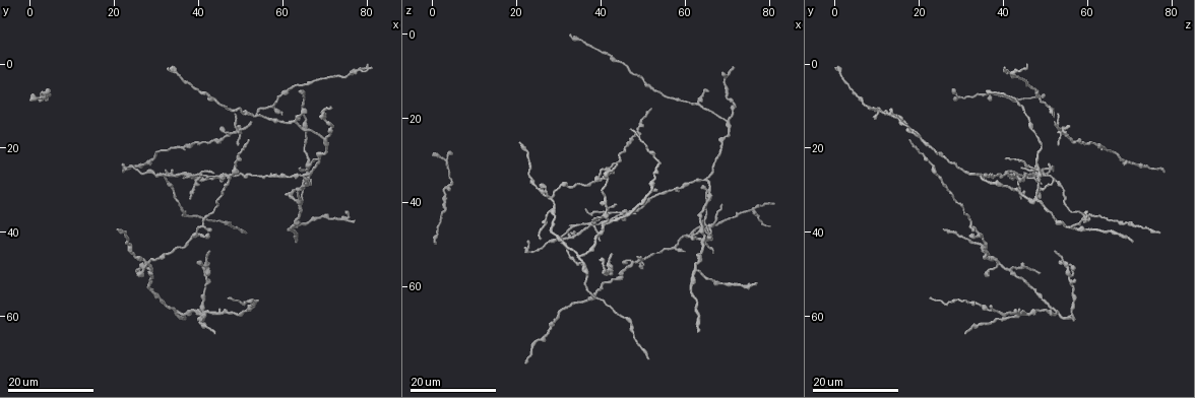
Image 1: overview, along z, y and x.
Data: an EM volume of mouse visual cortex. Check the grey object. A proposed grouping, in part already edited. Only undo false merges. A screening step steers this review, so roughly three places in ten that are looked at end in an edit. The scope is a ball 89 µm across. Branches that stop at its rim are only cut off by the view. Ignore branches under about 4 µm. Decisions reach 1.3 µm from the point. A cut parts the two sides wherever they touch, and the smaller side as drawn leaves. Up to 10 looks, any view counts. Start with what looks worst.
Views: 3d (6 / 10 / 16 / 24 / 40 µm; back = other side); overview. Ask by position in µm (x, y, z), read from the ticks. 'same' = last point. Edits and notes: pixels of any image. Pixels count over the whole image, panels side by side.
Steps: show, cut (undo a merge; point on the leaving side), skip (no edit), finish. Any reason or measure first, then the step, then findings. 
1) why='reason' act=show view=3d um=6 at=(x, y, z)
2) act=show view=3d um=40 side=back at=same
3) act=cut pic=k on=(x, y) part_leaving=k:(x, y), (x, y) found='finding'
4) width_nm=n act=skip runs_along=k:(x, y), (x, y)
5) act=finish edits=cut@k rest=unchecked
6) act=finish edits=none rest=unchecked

why='looks like a crossing' act=show view=3d um=24 at=(66.0, 24.5, 47.0)

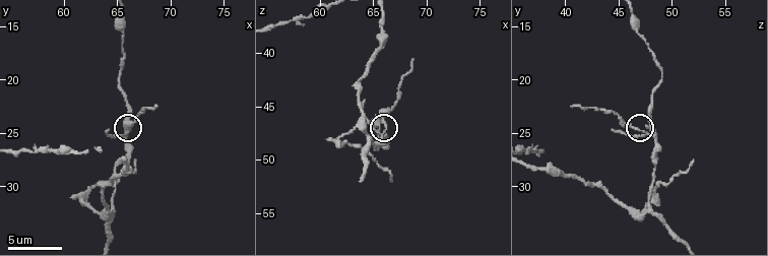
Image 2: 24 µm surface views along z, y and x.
act=show view=3d um=10 at=(66.0, 24.8, 47.4)

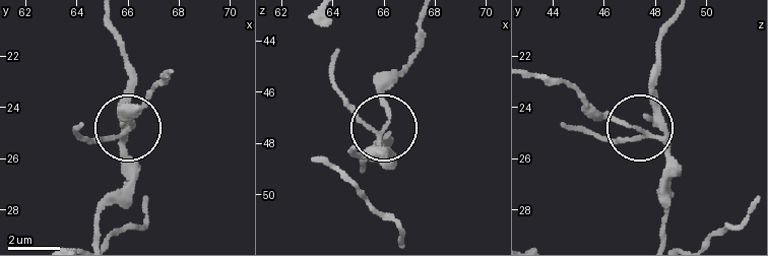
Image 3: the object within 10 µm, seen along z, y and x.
arms=4 act=cut pic=3 on=(134, 127) part_leaving=3:(122, 138), (135, 106), (166, 75) found='a second cell is stuck on'

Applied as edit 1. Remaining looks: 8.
why='four arms meet' act=show view=3d um=24 at=(27.5, 47.5, 38.5)

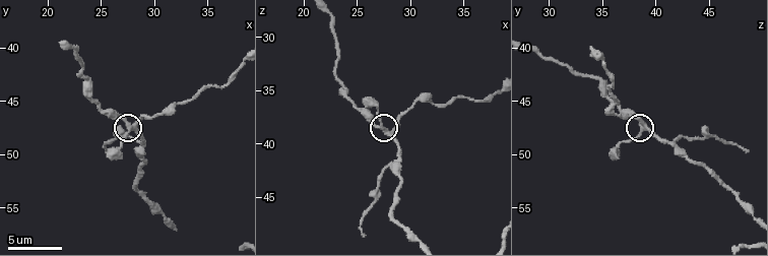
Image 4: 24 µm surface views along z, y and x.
why='closer look' act=show view=3d um=6 at=(28.0, 47.4, 39.0)

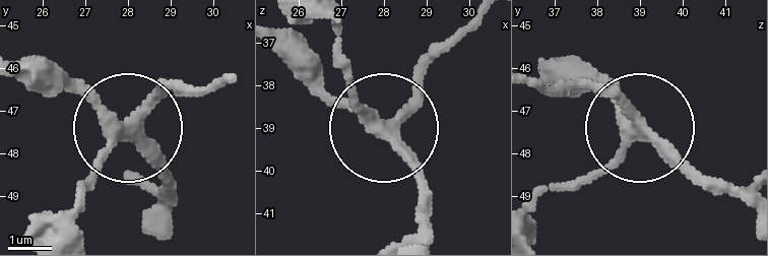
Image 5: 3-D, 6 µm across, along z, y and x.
width_nm=290 act=skip runs_along=5:(221, 76), (167, 87), (123, 124), (51, 59) found='all the same cell'

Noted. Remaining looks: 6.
why='three arms meet' act=show view=3d um=16 at=(65.0, 27.0, 34.5)

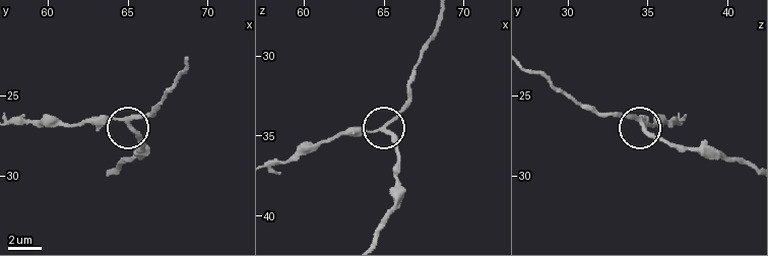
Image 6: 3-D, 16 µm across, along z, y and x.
act=show view=3d um=10 at=(65.1, 26.9, 34.8)

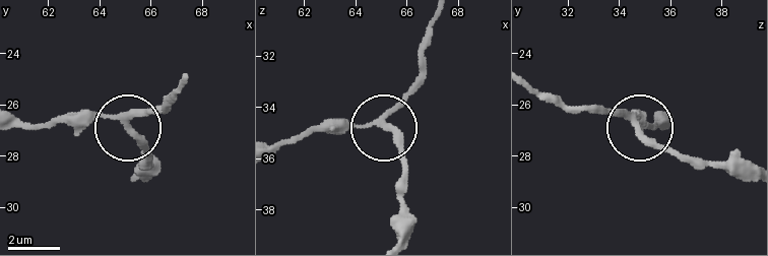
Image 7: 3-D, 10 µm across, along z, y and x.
arms=3 act=skip runs_along=7:(434, 16), (421, 49), (419, 82), (382, 126), (312, 128) found='continuous, no second cell'

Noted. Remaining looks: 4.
why='three arms meet' act=show view=3d um=24 at=(70.5, 18.0, 20.5)

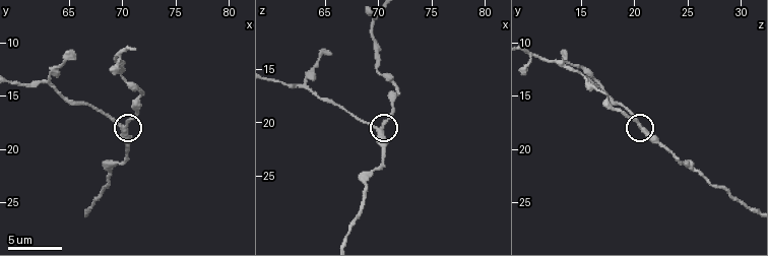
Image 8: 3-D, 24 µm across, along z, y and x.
act=show view=3d um=10 at=(70.2, 18.0, 20.6)

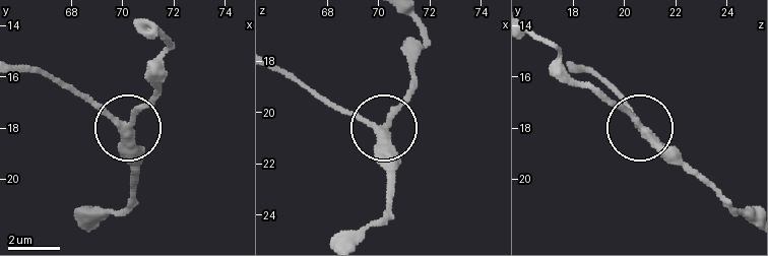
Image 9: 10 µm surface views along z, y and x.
act=show view=3d um=6 at=(70.3, 18.1, 20.7)

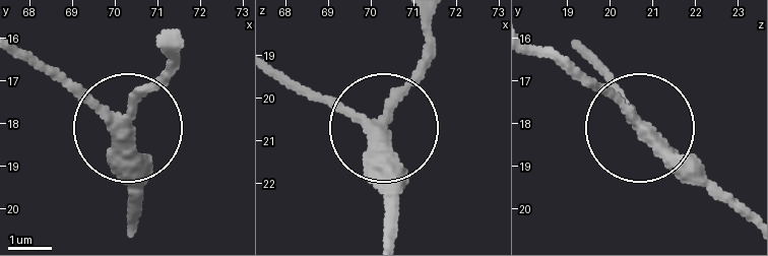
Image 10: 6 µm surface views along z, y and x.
arms=3 act=skip runs_along=10:(22, 56), (128, 118), (172, 63) found='all the same cell'

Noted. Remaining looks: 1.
why='calibre changes' act=show view=3d um=16 at=(62.4, 30.0, 48.4)

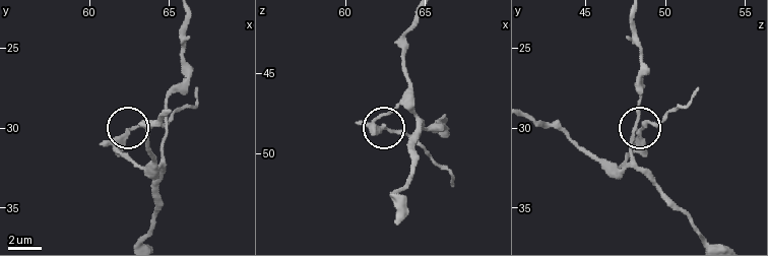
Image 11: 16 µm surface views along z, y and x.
width_nm=230 act=cut pic=11 on=(394, 130) part_leaving=11:(639, 140), (647, 125), (663, 121), (695, 89) found='a second cell is stuck on'

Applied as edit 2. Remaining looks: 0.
act=finish edits=cut@3,cut@11 rest=unchecked

